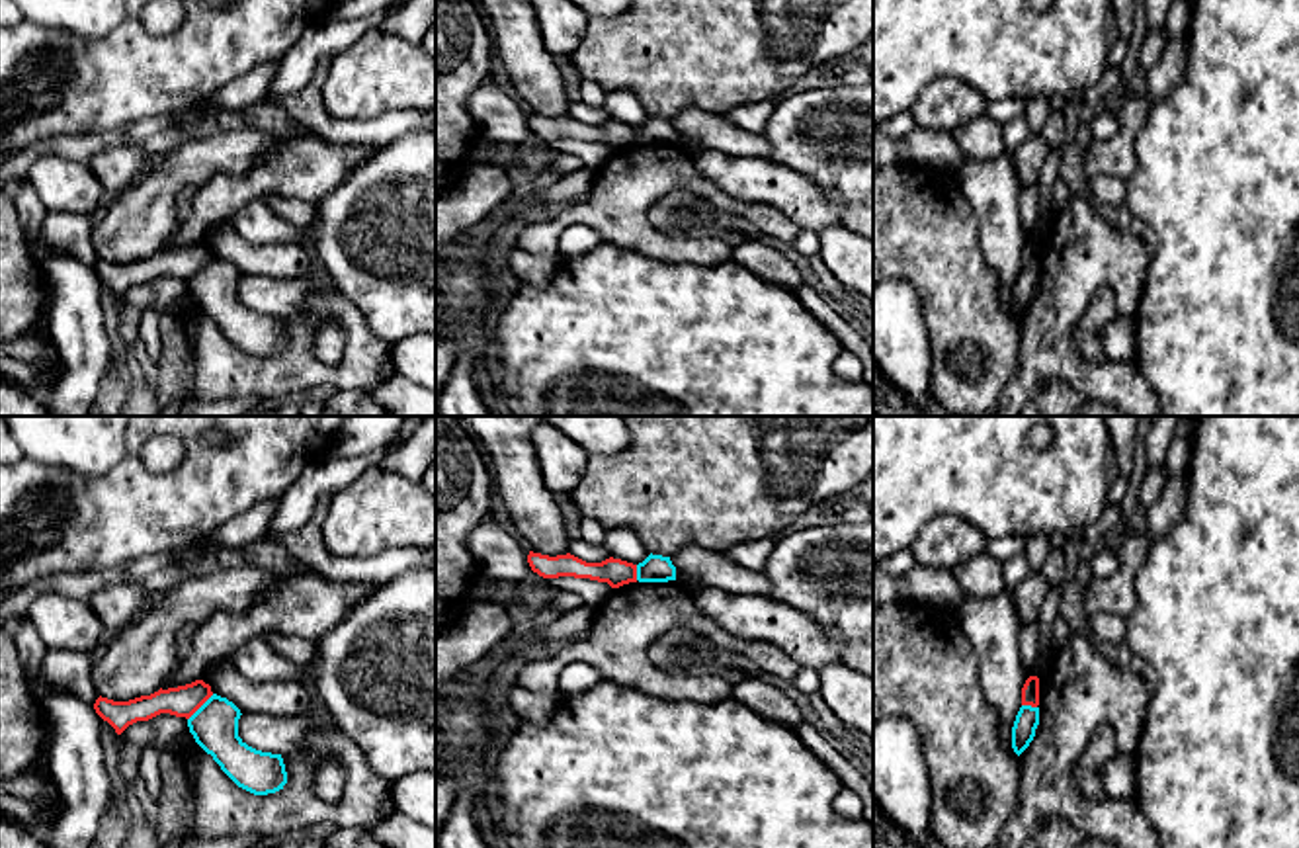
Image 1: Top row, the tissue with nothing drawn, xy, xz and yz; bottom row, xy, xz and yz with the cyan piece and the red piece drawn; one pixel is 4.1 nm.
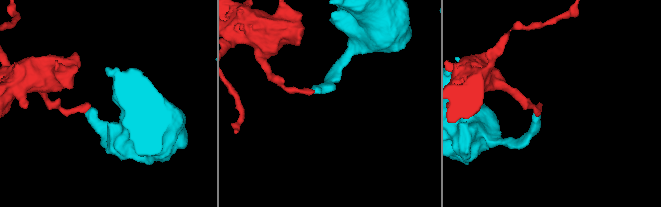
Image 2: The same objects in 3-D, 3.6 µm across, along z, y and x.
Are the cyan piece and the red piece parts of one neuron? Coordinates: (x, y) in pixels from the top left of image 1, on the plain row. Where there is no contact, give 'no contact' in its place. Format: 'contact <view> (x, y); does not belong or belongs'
contact xy (200, 270); does not belong

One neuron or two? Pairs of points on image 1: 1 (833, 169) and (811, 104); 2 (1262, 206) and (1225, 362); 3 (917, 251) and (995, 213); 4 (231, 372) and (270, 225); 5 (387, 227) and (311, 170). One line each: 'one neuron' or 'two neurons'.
1: one neuron
2: one neuron
3: two neurons
4: two neurons
5: two neurons

